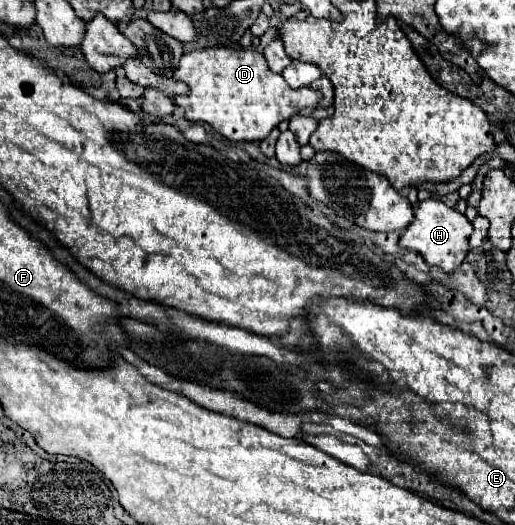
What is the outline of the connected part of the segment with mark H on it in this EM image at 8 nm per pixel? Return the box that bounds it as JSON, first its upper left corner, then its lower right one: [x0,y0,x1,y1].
[400,199,472,273]

